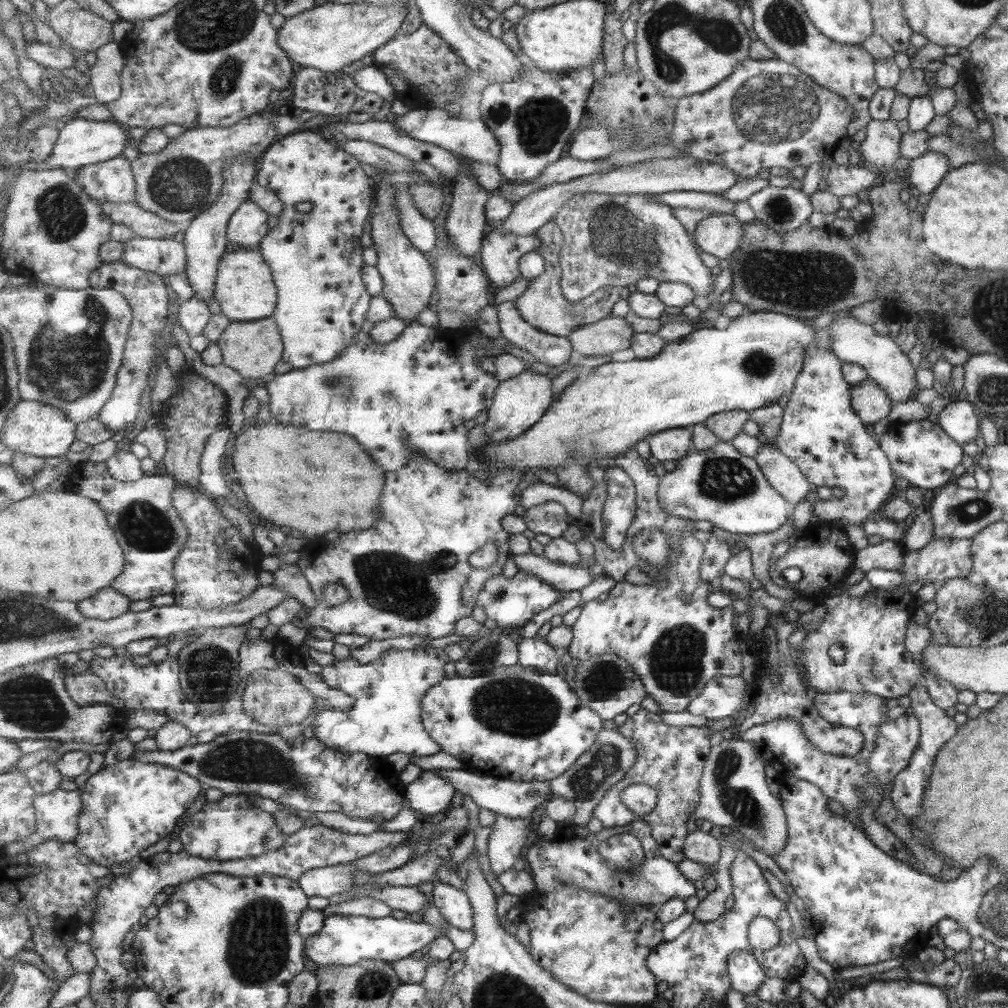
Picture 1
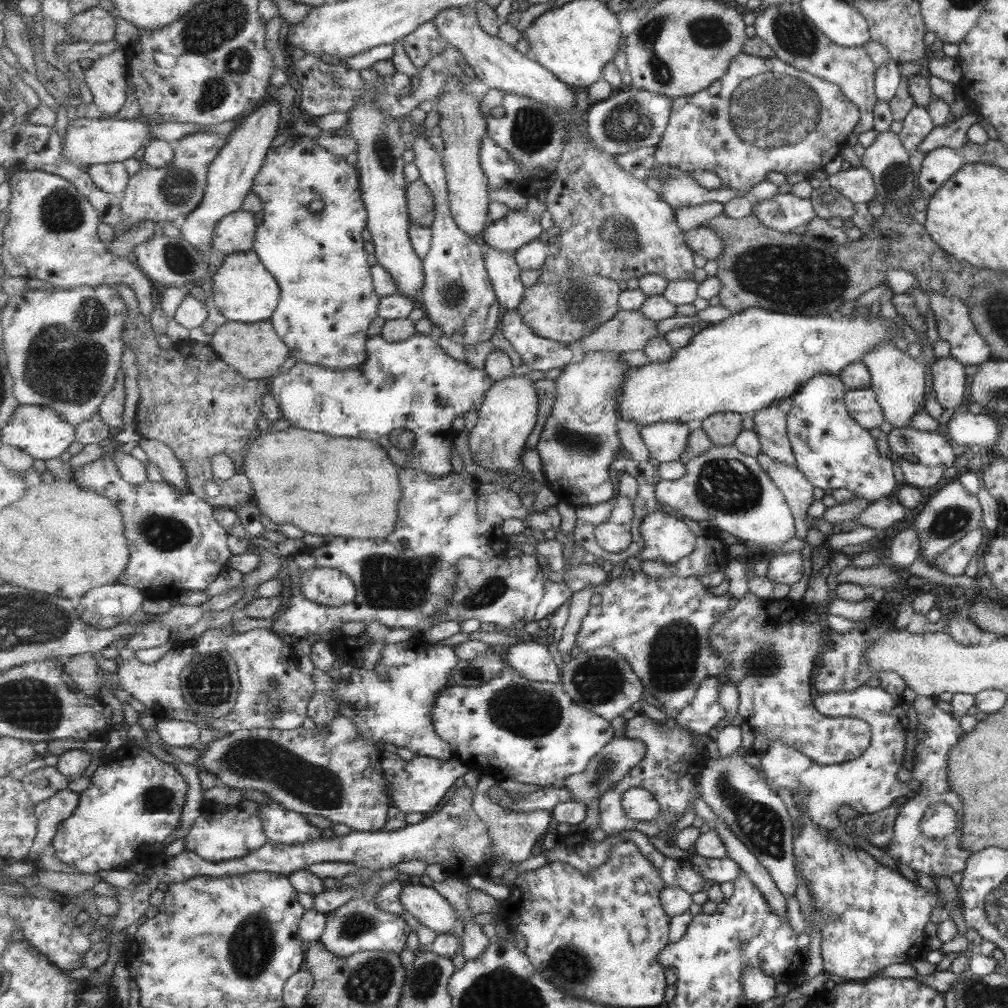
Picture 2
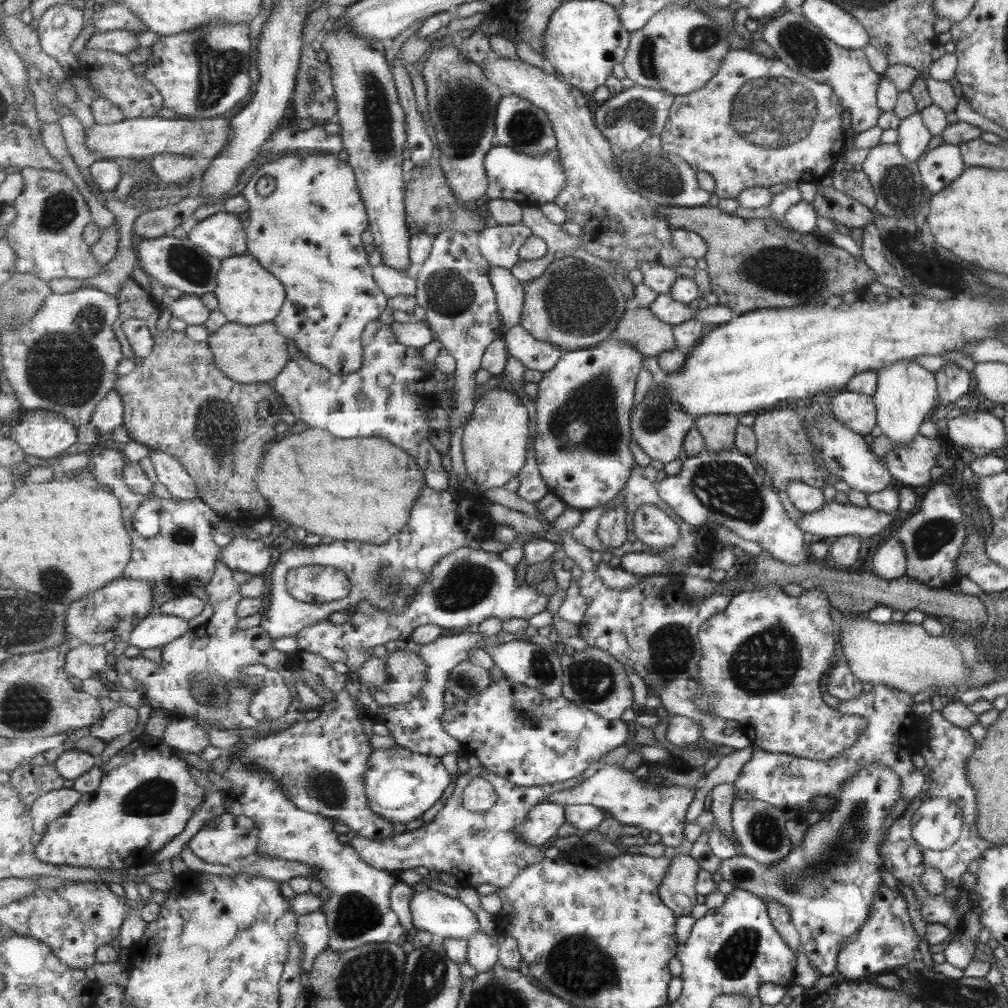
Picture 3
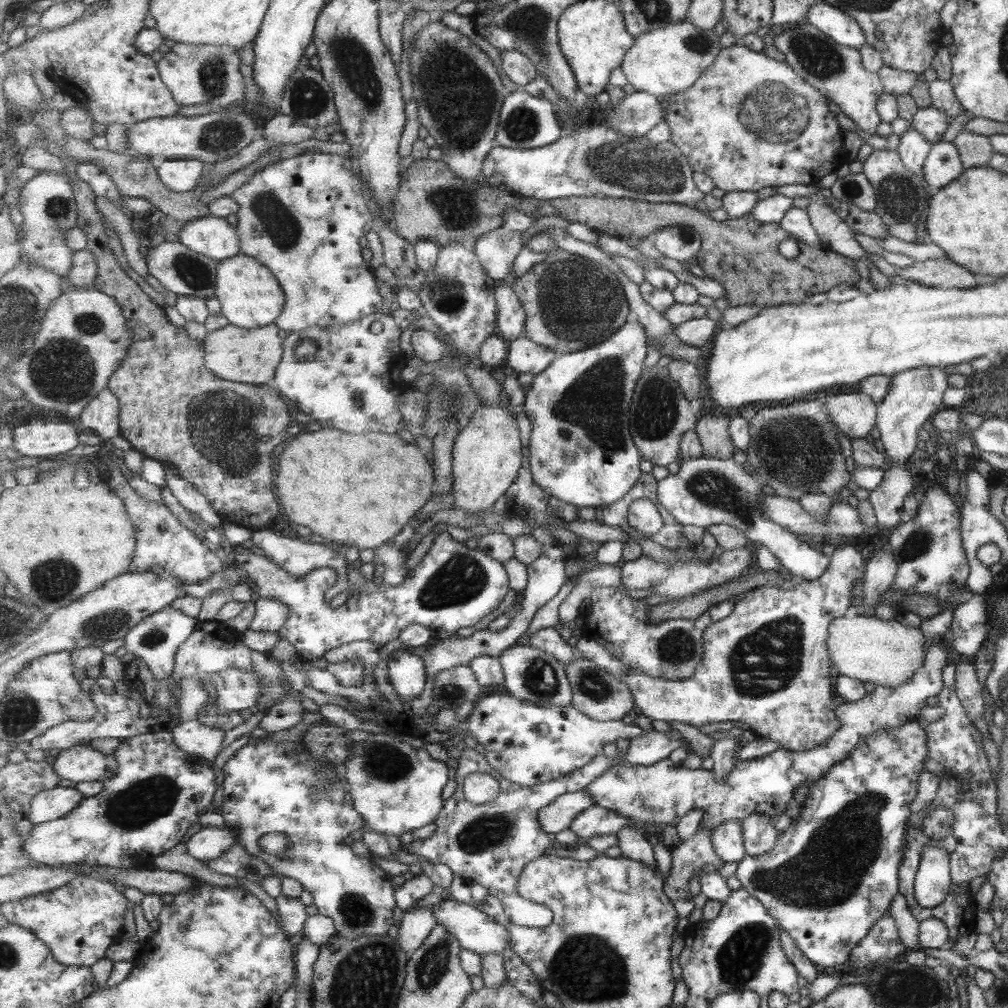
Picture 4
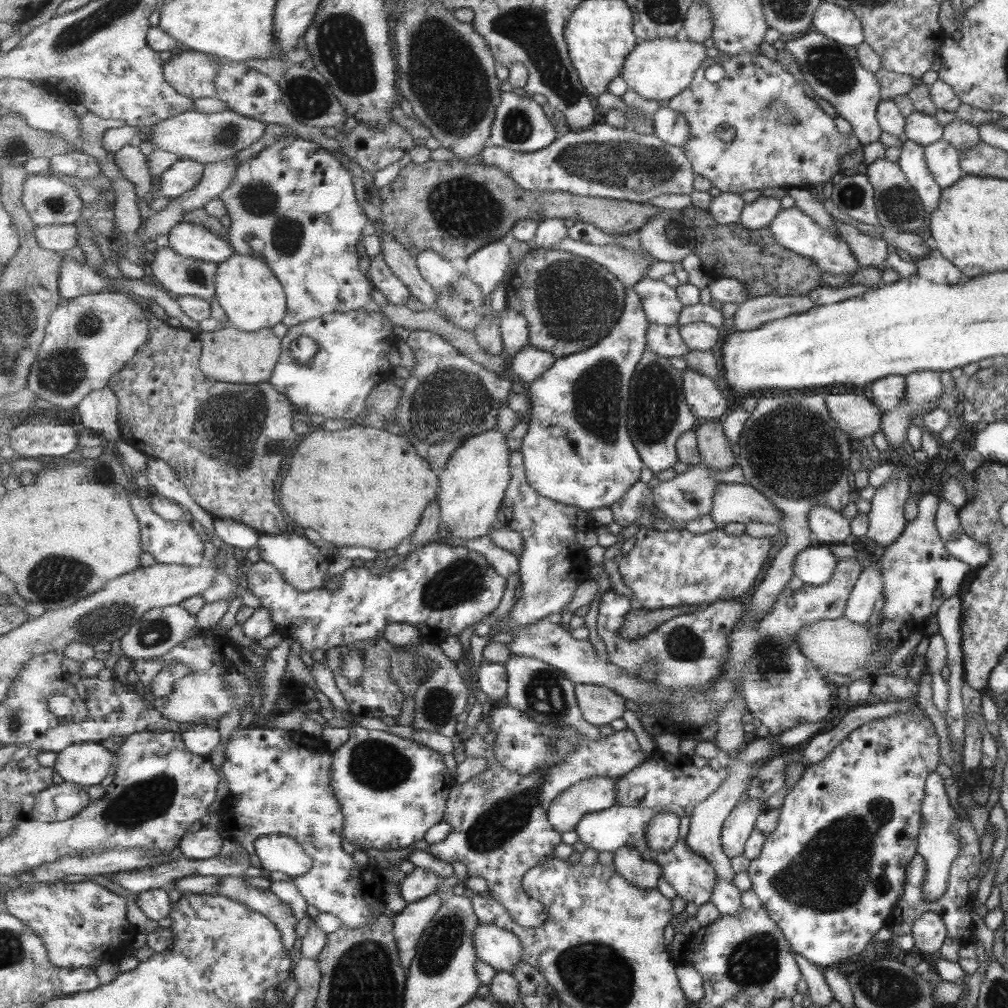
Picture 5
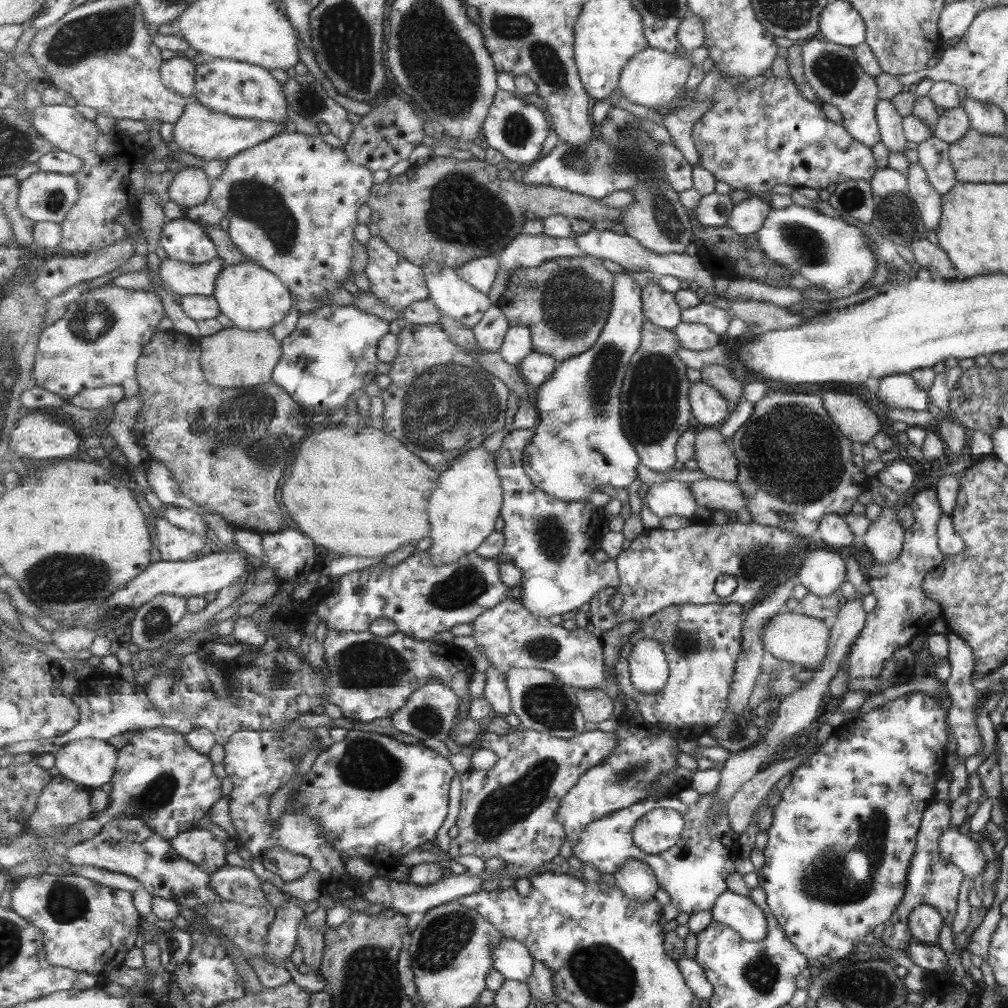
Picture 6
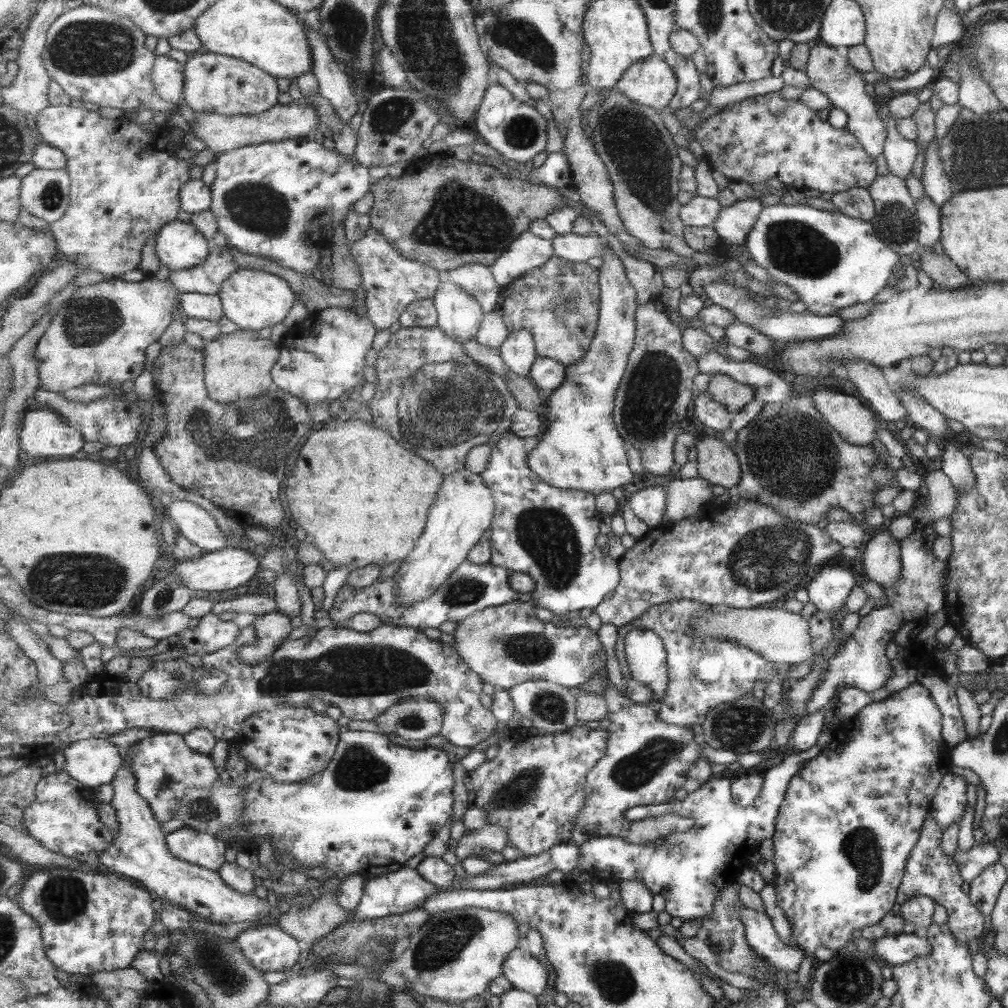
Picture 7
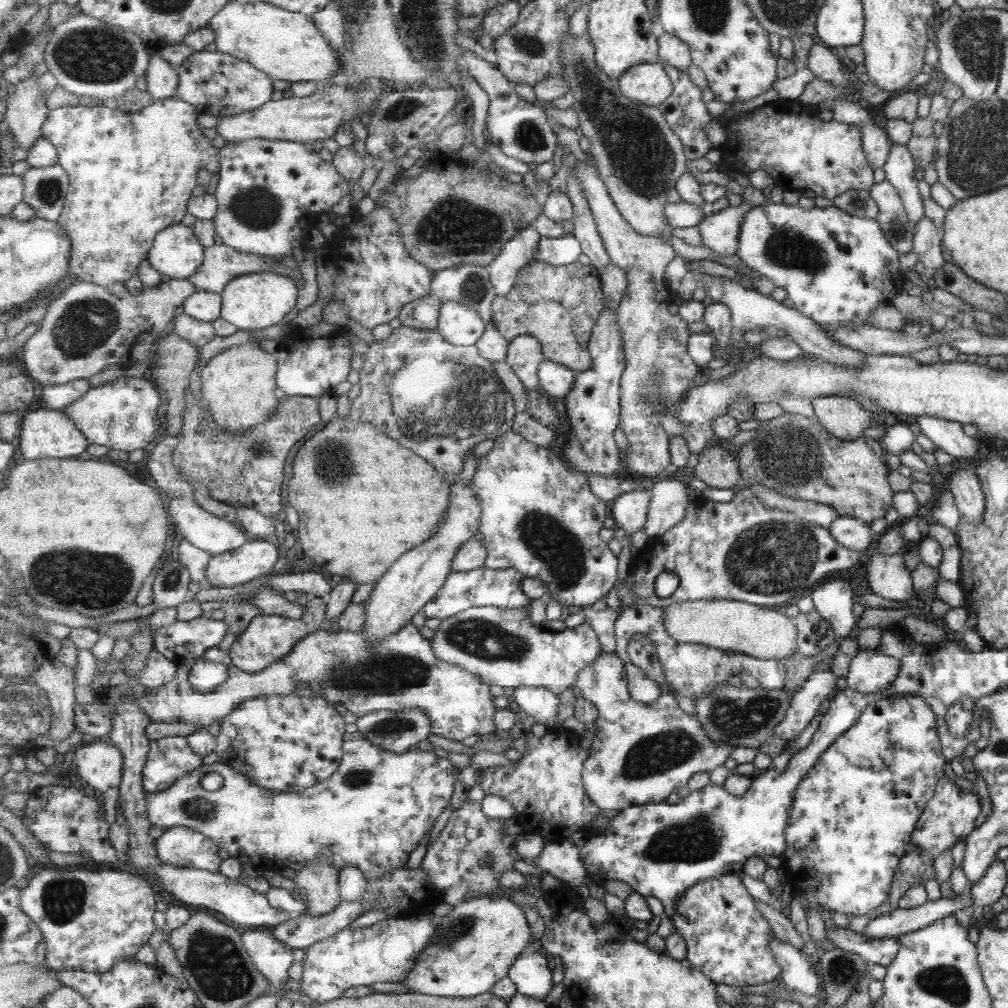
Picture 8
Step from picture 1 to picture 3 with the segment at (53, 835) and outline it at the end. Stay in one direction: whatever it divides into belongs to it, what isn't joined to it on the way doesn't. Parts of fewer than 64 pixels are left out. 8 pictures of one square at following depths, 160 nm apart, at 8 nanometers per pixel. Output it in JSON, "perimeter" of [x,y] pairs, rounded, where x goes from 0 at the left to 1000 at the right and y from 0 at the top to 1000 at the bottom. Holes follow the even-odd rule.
{"perimeter":[[[69,782],[53,784],[40,790],[30,801],[35,825],[42,828],[54,813],[64,810],[80,793],[82,788]]]}

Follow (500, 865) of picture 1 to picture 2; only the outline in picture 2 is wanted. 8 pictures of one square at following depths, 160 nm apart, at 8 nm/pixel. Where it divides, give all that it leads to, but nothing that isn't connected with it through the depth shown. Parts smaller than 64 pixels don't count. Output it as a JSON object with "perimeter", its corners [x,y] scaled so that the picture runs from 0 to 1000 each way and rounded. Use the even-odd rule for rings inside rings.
{"perimeter":[[[479,767],[475,768],[472,778],[472,785],[469,789],[468,800],[472,804],[475,812],[482,816],[486,824],[486,831],[489,831],[491,848],[496,852],[506,853],[506,855],[521,855],[527,851],[527,847],[538,831],[546,825],[547,813],[550,808],[547,804],[532,804],[531,806],[513,806],[497,801],[483,786],[491,778],[491,773]]]}

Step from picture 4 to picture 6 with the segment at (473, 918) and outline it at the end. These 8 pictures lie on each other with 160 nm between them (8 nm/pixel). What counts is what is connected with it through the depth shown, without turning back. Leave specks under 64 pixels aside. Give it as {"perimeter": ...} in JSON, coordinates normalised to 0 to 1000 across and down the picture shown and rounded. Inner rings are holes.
{"perimeter":[[[499,931],[499,935],[491,938],[489,949],[490,961],[497,964],[503,972],[522,974],[523,970],[529,966],[531,951],[525,940],[513,933]]]}

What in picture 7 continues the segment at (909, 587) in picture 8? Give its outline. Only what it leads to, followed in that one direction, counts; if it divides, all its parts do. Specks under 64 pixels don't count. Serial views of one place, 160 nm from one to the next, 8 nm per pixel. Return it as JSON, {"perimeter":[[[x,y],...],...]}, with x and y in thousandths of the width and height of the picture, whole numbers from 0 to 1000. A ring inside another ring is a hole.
{"perimeter":[[[881,525],[870,528],[857,539],[854,556],[858,571],[872,581],[884,581],[894,576],[894,538]]]}

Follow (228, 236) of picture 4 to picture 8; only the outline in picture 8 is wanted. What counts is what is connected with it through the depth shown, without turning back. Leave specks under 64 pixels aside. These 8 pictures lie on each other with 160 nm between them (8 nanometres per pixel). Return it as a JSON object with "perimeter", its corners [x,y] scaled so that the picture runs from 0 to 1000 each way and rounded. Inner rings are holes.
{"perimeter":[[[180,221],[157,233],[147,258],[156,269],[170,277],[188,277],[202,261],[204,247],[190,224]]]}

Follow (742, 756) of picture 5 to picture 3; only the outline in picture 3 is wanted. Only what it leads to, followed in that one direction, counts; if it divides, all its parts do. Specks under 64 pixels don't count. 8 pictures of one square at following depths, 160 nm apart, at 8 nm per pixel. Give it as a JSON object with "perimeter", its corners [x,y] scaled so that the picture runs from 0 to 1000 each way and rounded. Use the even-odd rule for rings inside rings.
{"perimeter":[[[674,842],[655,881],[658,896],[673,910],[684,909],[691,899],[690,877],[693,857],[683,846]]]}

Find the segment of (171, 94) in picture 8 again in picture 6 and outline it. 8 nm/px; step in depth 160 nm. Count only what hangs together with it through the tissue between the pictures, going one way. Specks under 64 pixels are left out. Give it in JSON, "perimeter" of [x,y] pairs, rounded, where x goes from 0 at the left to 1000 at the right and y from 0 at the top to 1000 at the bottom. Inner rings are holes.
{"perimeter":[[[172,57],[163,61],[161,65],[161,79],[166,87],[178,95],[193,95],[195,82],[195,66],[190,59]]]}

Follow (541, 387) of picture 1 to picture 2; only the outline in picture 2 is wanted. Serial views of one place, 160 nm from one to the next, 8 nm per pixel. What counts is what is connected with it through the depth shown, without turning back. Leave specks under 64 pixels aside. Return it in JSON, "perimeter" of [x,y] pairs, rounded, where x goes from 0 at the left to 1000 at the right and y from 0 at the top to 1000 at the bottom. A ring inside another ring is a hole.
{"perimeter":[[[515,372],[492,378],[487,387],[483,388],[474,409],[474,418],[464,434],[468,456],[492,469],[517,466],[521,438],[535,415],[535,389],[531,387],[531,378]]]}

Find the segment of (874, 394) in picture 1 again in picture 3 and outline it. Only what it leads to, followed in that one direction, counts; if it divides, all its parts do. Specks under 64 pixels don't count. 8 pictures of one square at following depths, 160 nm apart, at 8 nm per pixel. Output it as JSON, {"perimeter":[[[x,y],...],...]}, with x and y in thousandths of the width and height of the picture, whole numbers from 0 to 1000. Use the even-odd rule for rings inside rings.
{"perimeter":[[[835,387],[824,394],[826,415],[848,431],[863,431],[868,423],[865,393]]]}

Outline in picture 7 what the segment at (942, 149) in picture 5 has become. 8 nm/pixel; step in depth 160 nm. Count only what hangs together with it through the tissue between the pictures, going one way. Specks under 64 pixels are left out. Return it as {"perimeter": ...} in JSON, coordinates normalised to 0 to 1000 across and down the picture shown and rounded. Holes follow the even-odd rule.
{"perimeter":[[[928,140],[919,145],[913,181],[917,191],[933,205],[945,190],[936,169],[931,148],[932,143]]]}

